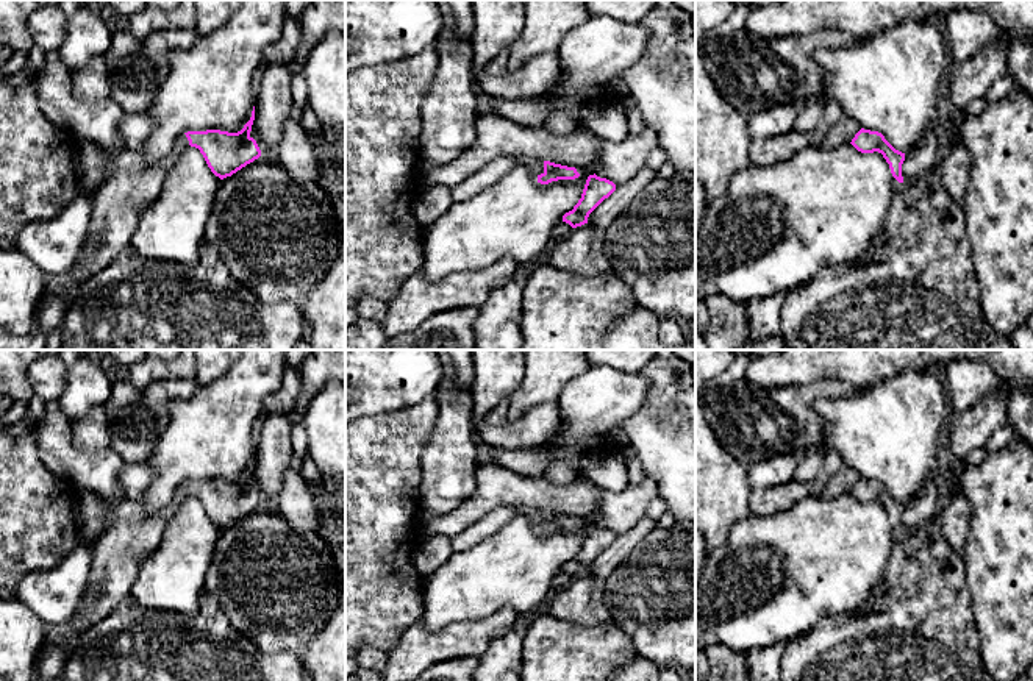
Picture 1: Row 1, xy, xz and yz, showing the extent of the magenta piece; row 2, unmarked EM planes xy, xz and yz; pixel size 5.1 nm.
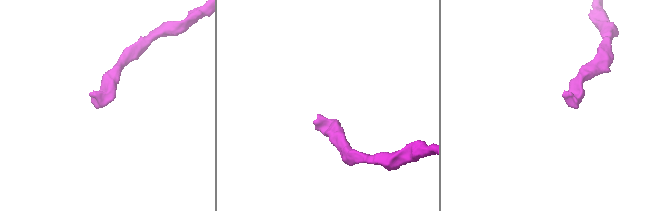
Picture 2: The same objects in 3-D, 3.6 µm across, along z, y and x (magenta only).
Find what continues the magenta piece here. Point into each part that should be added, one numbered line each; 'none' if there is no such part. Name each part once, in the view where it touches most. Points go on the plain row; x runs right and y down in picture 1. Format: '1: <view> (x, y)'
1: xz (535, 516)

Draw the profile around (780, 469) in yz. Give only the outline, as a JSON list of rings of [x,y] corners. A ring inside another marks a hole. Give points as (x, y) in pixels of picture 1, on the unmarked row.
[[[778,455],[764,461],[752,464],[749,472],[749,481],[753,489],[774,487],[794,480],[797,467],[797,458],[788,455]]]

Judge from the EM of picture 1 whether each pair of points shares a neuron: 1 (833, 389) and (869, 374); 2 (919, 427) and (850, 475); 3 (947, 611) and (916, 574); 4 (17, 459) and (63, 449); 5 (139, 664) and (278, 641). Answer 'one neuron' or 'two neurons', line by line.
1: two neurons
2: two neurons
3: one neuron
4: two neurons
5: two neurons

